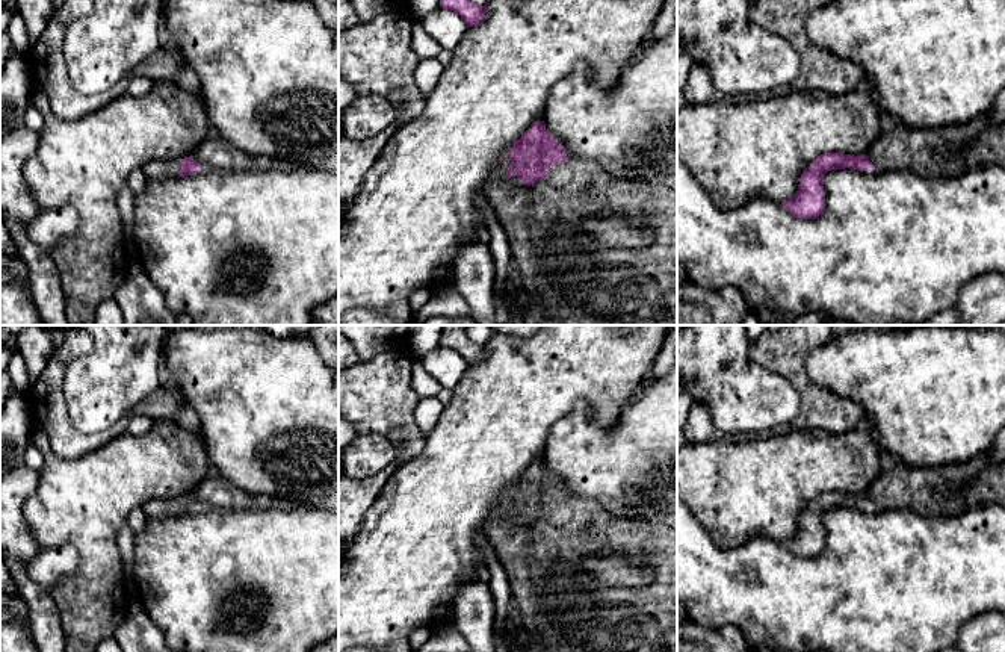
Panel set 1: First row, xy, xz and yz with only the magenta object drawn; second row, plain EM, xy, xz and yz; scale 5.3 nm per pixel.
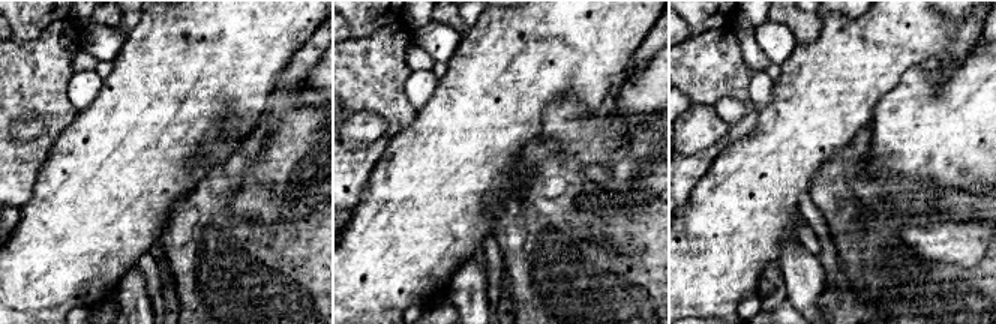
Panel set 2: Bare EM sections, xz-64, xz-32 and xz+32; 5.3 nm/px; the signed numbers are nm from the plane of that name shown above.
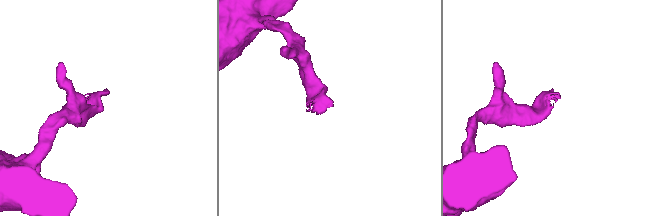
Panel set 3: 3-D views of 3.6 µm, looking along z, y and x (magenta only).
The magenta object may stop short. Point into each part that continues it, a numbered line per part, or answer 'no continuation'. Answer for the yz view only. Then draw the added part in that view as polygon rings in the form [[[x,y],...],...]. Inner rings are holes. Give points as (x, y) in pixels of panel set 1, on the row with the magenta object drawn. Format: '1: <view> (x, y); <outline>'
1: yz (952, 150); [[[988,110],[964,124],[942,129],[902,127],[883,133],[866,156],[874,171],[907,169],[920,177],[957,177],[987,165],[1005,168],[1005,121],[993,124]]]

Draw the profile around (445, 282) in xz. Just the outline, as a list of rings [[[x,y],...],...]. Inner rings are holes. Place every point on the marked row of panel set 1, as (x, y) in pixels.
[[[441,266],[437,272],[434,295],[443,295],[449,290],[455,289],[455,274],[452,266]]]

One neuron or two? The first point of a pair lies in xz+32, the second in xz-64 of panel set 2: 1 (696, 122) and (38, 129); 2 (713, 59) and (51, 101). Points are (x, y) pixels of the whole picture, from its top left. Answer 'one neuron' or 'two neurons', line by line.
1: one neuron
2: one neuron

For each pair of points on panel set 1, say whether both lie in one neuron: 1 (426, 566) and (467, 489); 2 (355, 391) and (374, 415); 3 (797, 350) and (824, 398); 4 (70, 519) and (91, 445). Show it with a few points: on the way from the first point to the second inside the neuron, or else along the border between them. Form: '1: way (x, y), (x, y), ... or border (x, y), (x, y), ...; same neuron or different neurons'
1: way (426, 546), (426, 530), (448, 509); same neuron
2: way (361, 397), (374, 409); same neuron
3: way (797, 363), (798, 377), (810, 389); same neuron
4: border (121, 434), (79, 457), (58, 459), (55, 456); different neurons

